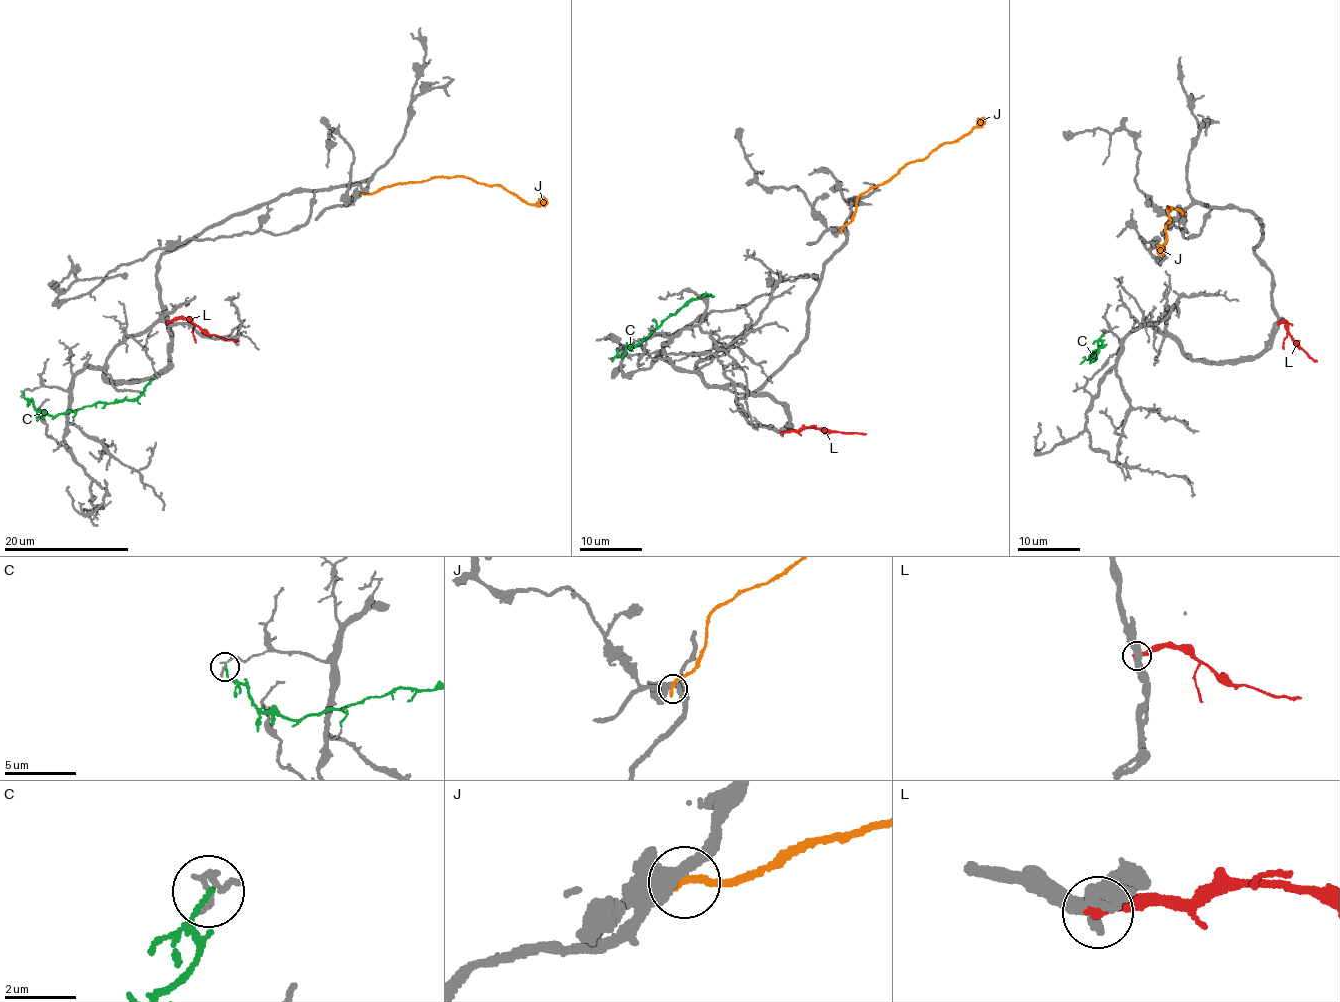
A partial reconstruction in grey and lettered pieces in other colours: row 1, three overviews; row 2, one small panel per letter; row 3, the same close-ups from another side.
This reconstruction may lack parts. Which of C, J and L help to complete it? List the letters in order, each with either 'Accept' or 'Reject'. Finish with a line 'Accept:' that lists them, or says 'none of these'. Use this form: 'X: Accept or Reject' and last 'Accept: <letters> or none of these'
C: Reject
J: Reject
L: Reject
Accept: none of these

